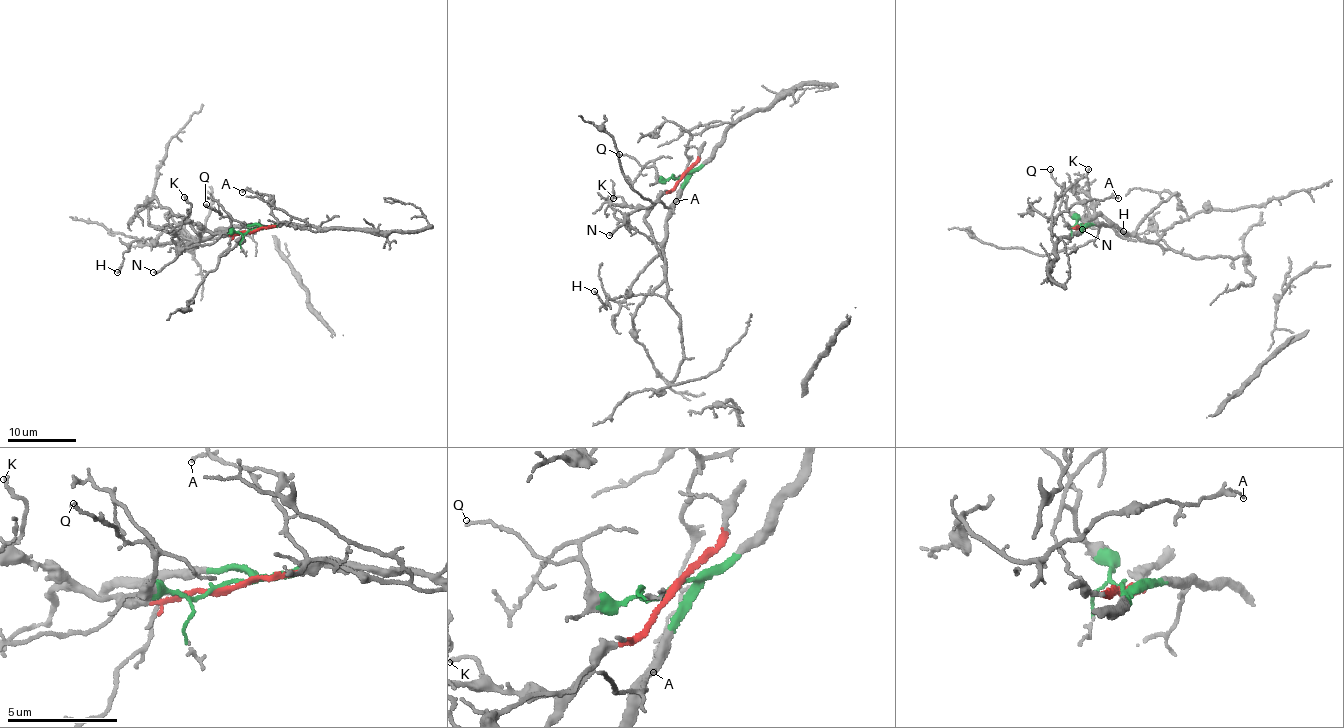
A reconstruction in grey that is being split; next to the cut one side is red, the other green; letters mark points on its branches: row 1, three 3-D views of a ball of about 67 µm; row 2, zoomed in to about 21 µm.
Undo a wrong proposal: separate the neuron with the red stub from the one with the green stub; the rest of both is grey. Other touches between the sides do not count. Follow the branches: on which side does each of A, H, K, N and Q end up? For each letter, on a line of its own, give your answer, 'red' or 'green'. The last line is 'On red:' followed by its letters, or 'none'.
A: green
H: green
K: red
N: red
Q: green
On red: K, N

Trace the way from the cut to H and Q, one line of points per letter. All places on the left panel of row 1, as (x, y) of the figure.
H: (252, 230), (259, 227), (255, 224), (237, 224), (184, 243), (132, 241), (122, 255), (124, 261), (118, 272)
Q: (252, 230), (245, 234), (233, 231), (231, 219), (205, 204)

